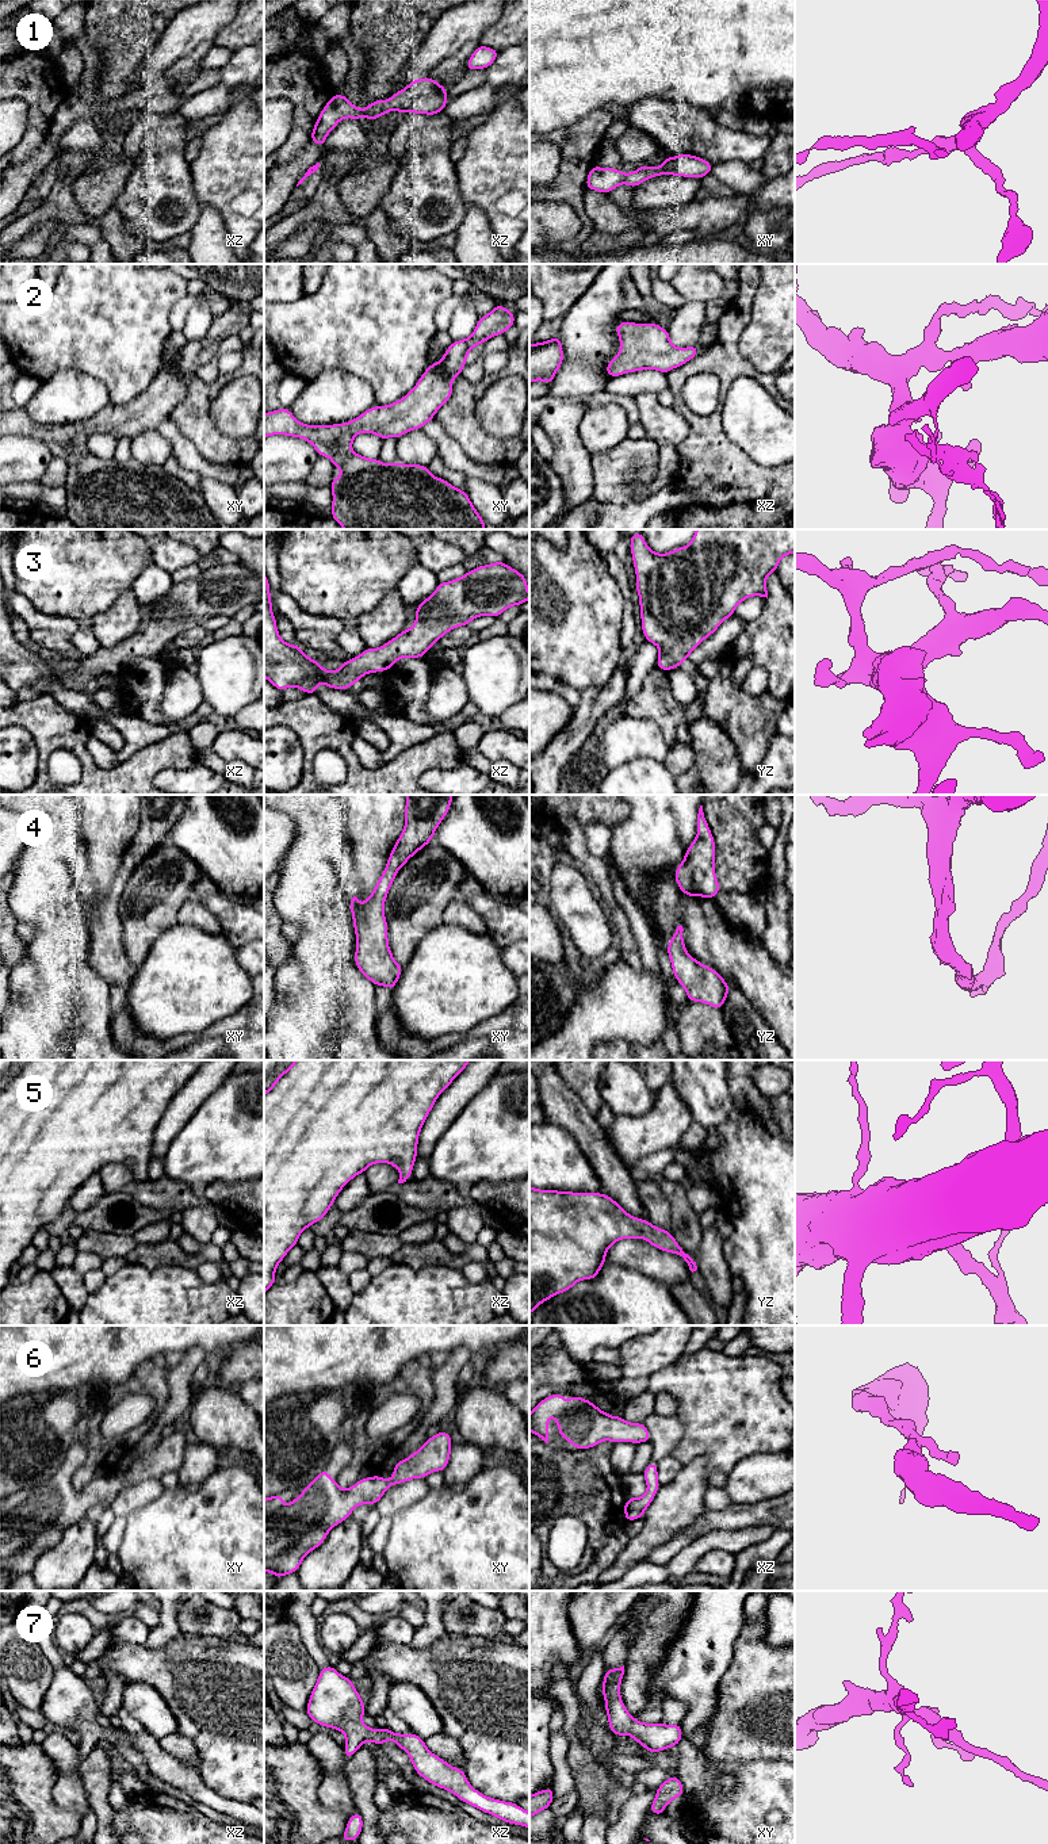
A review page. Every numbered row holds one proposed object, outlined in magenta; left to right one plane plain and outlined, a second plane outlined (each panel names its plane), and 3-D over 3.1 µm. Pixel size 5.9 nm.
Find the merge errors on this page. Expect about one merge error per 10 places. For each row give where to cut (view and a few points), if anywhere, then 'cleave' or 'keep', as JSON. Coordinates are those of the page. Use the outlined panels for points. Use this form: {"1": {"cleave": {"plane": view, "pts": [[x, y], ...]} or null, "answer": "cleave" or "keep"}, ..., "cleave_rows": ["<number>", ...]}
{"1": {"cleave": null, "answer": "keep"}, "2": {"cleave": null, "answer": "keep"}, "3": {"cleave": null, "answer": "keep"}, "4": {"cleave": null, "answer": "keep"}, "5": {"cleave": null, "answer": "keep"}, "6": {"cleave": null, "answer": "keep"}, "7": {"cleave": null, "answer": "keep"}, "cleave_rows": []}

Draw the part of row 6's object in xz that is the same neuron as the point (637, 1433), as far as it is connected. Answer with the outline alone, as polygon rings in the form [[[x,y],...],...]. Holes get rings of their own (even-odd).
[[[554,1393],[536,1404],[529,1413],[529,1432],[548,1443],[548,1415],[552,1413],[559,1428],[558,1435],[577,1450],[590,1449],[603,1441],[650,1442],[651,1436],[643,1423],[628,1423],[623,1416],[611,1416],[590,1400],[570,1395],[563,1404],[565,1393]]]

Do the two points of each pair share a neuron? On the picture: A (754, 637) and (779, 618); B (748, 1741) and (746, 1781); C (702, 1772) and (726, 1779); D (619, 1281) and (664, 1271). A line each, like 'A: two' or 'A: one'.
A: one
B: two
C: one
D: two

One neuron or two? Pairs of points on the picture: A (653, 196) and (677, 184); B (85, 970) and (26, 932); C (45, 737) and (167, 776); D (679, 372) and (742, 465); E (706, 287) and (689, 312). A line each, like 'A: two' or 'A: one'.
A: one
B: two
C: two
D: one
E: two

